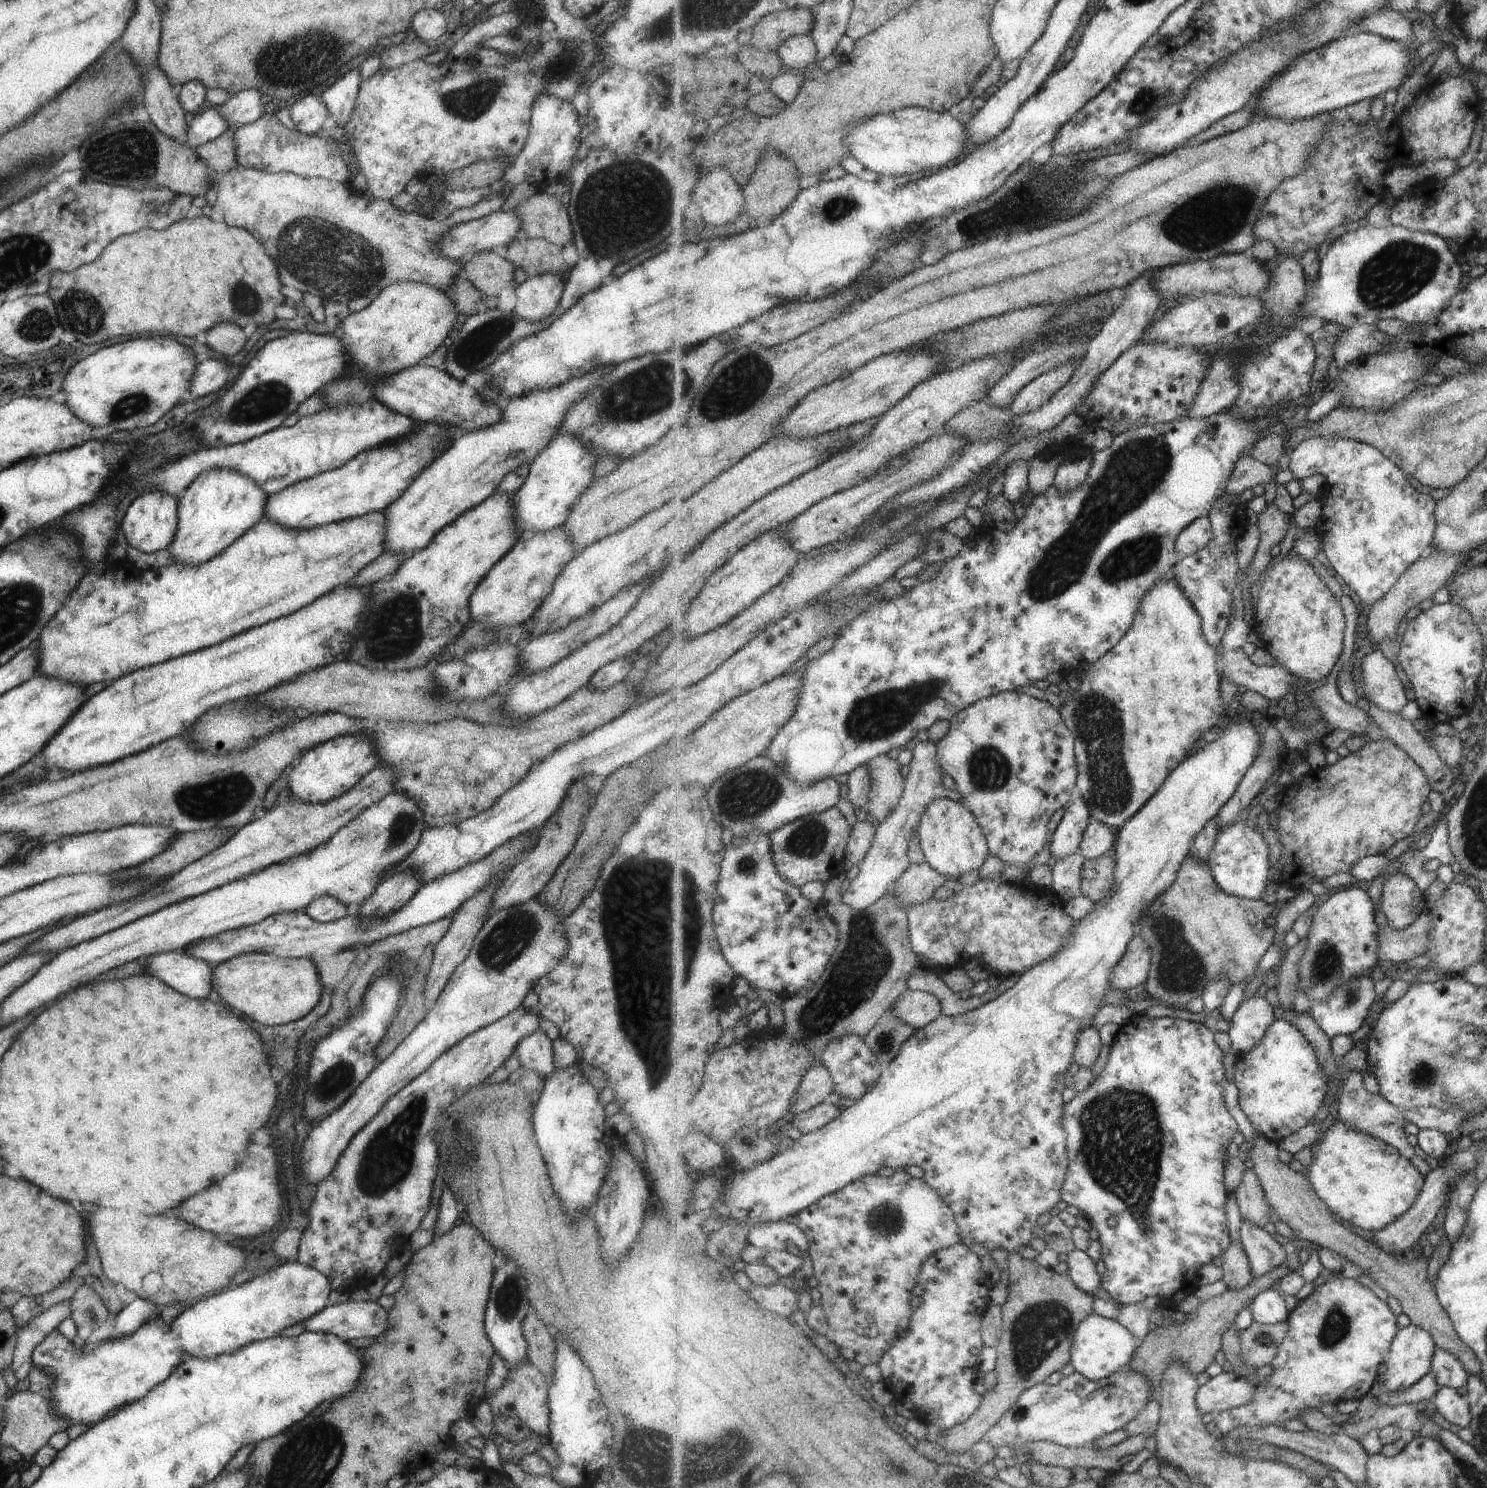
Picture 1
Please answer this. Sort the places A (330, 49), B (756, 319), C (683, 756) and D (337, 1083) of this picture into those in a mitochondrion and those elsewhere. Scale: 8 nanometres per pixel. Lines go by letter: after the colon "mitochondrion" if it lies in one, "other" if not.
A: mitochondrion
B: other
C: other
D: mitochondrion

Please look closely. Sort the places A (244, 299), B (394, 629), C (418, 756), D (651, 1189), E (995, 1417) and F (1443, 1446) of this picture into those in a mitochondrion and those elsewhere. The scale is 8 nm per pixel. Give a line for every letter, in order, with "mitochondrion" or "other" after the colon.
A: mitochondrion
B: mitochondrion
C: other
D: other
E: other
F: other

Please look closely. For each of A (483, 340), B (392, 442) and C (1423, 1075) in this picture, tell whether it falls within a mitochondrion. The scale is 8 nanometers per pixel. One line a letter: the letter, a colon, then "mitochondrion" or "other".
A: mitochondrion
B: other
C: mitochondrion

